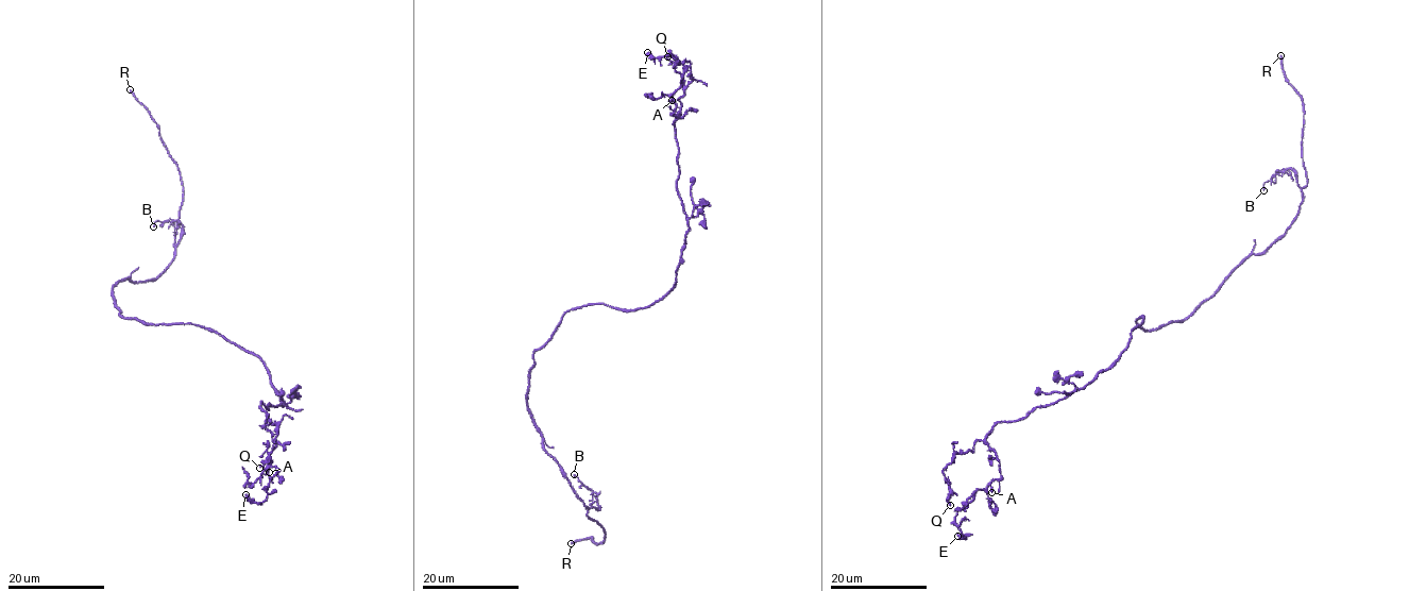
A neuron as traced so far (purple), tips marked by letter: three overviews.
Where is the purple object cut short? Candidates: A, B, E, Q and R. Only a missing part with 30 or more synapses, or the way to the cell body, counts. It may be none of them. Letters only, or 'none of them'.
R

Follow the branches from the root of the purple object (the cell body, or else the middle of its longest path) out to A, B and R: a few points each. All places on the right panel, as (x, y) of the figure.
A: (1136, 321), (1143, 316), (1120, 359), (1090, 383), (996, 424), (986, 442), (1001, 477), (991, 492)
B: (1136, 321), (1147, 332), (1186, 319), (1244, 259), (1280, 238), (1302, 189), (1290, 169), (1277, 171), (1263, 190)
R: (1136, 321), (1147, 332), (1186, 319), (1244, 259), (1280, 238), (1296, 215), (1307, 185), (1304, 104), (1280, 55)

